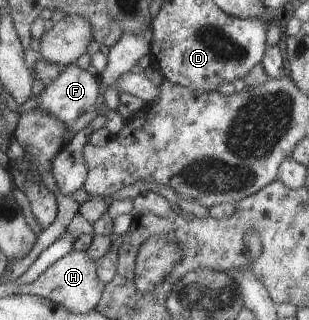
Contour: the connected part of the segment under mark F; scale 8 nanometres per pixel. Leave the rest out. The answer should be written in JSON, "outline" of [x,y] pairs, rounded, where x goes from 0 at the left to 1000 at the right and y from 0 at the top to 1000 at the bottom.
{"outline":[[[230,200],[207,209],[194,241],[181,241],[155,272],[142,272],[136,291],[104,303],[123,309],[117,341],[149,347],[155,359],[168,353],[188,378],[230,394],[259,363],[307,341],[311,316],[324,303],[324,275],[320,253],[298,219],[259,216],[252,203]]]}

